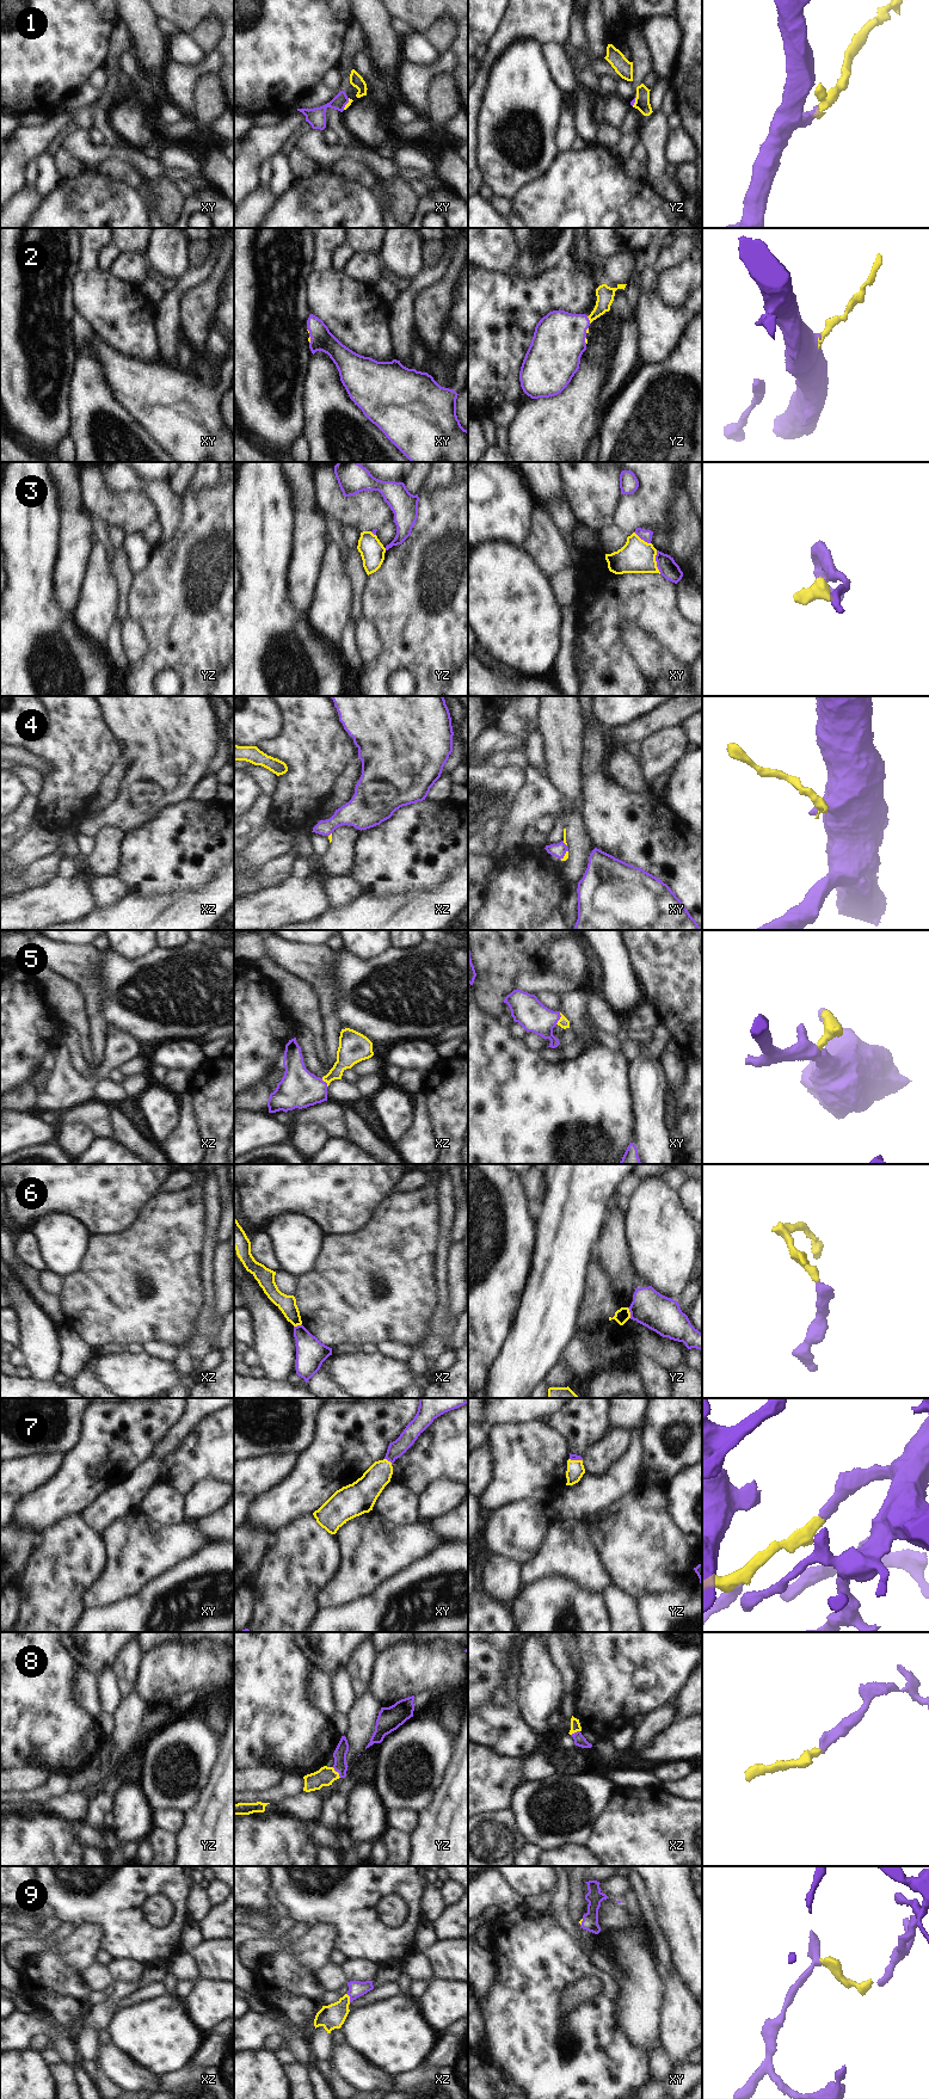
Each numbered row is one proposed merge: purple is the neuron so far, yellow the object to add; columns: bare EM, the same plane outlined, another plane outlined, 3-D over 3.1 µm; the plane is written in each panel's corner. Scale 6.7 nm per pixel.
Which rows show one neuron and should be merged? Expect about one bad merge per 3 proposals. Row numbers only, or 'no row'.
2, 5, 7, 8, 9.

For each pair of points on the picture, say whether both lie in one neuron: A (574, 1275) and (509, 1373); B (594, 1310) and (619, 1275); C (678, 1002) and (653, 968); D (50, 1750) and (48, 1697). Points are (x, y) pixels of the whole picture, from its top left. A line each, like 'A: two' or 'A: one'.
A: one
B: two
C: one
D: one

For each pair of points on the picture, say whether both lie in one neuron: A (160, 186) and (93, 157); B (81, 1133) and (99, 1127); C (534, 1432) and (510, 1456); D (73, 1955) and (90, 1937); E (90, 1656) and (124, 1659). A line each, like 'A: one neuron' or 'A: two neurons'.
A: two neurons
B: two neurons
C: one neuron
D: one neuron
E: two neurons

